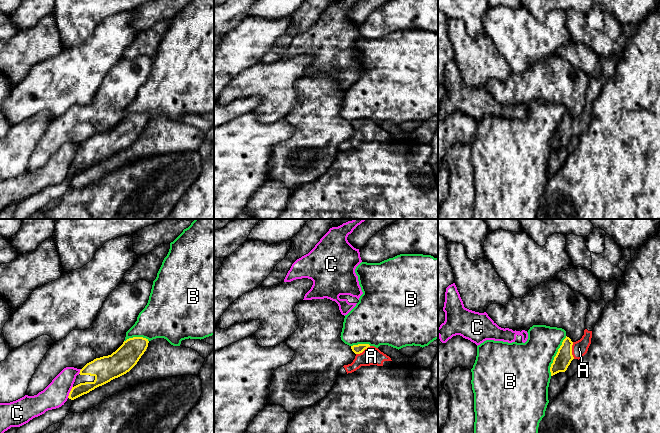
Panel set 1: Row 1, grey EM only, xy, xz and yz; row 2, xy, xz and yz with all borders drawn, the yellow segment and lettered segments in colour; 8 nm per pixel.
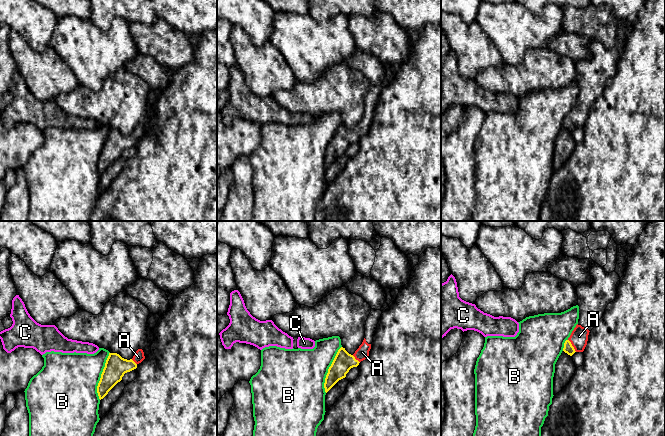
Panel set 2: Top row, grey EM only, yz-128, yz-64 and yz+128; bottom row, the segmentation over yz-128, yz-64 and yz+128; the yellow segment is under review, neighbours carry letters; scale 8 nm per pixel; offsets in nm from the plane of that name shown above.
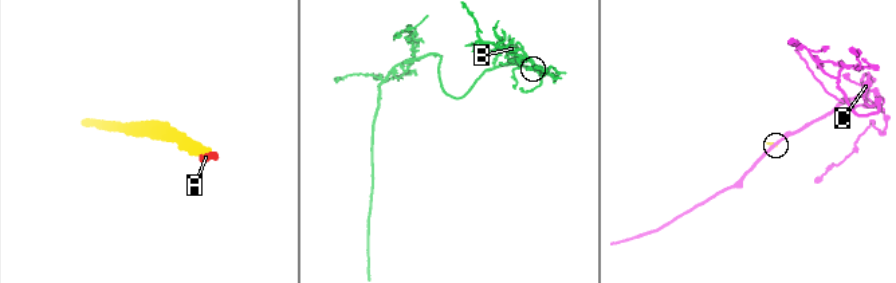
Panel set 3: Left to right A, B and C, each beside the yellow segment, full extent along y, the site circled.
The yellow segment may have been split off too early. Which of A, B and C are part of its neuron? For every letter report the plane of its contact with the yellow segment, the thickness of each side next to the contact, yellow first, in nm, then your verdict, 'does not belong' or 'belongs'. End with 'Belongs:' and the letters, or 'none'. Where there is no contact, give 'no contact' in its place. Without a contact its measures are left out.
A: contact in yz; calibres 140 and 130 nm; belongs
B: contact in yz; calibres 140 and 380 nm; does not belong
C: contact in xy; calibres 100 and 190 nm; does not belong
Belongs: A

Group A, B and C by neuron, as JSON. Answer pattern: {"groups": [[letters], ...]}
{"groups": [["A"], ["B"], ["C"]]}

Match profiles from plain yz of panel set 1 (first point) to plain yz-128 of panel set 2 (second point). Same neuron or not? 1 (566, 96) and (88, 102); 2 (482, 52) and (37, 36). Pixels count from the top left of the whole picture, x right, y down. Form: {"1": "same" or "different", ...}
{"1": "same", "2": "different"}

